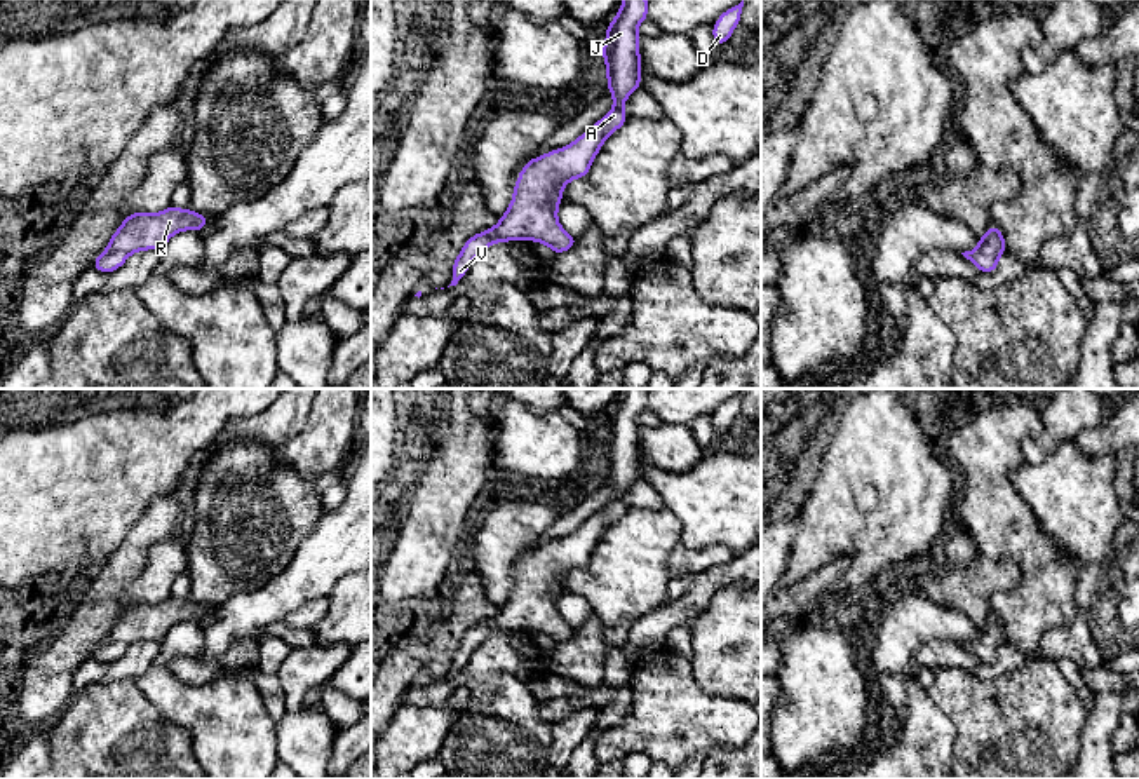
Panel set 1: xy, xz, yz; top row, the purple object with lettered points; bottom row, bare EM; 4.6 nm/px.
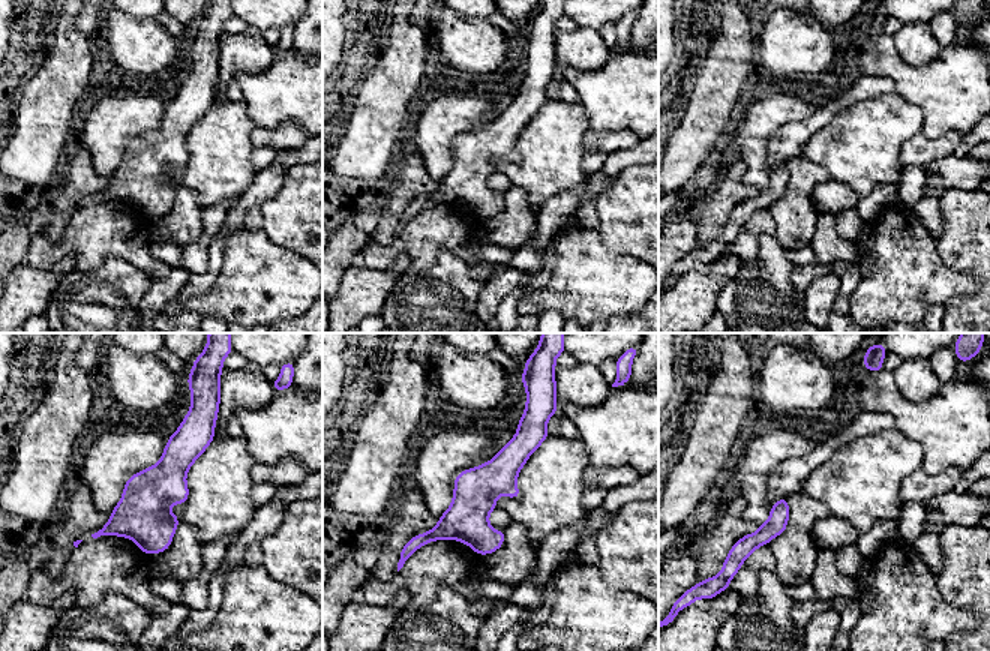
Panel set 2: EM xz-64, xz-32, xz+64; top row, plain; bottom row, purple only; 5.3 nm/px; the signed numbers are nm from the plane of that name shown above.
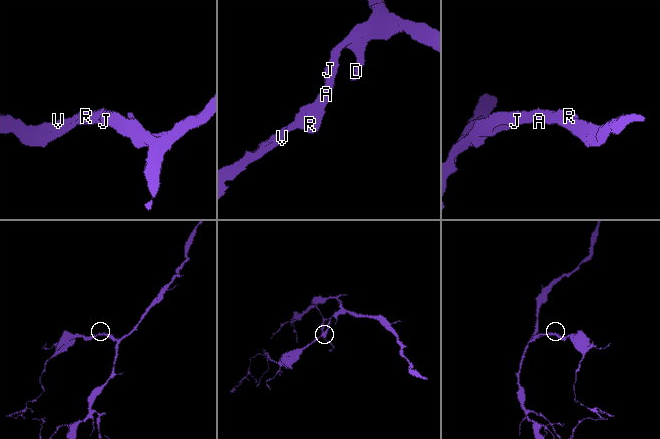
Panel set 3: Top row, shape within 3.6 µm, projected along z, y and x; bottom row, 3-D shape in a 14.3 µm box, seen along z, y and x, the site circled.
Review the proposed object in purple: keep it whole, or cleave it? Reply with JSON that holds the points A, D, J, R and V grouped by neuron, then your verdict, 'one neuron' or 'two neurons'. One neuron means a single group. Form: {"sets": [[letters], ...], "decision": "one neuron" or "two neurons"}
{"sets": [["A", "D", "J", "R", "V"]], "decision": "one neuron"}

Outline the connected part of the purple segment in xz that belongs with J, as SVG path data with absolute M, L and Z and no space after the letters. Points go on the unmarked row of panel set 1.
M646 389L622 390L618 404L606 418L606 430L601 439L606 453L608 481L615 493L613 498L568 537L524 554L509 599L493 619L468 627L453 652L453 671L449 676L456 676L470 654L491 634L535 631L559 645L578 633L557 612L557 594L564 593L561 582L571 570L589 565L590 554L606 528L629 509L623 502L623 493L641 478L639 462L643 451L639 446L637 417L644 410L648 410Z

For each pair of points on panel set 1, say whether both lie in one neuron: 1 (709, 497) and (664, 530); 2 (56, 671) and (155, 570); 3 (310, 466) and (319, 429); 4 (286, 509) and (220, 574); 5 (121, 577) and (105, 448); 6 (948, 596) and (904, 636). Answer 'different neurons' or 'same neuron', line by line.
1: different neurons
2: different neurons
3: same neuron
4: same neuron
5: different neurons
6: different neurons

